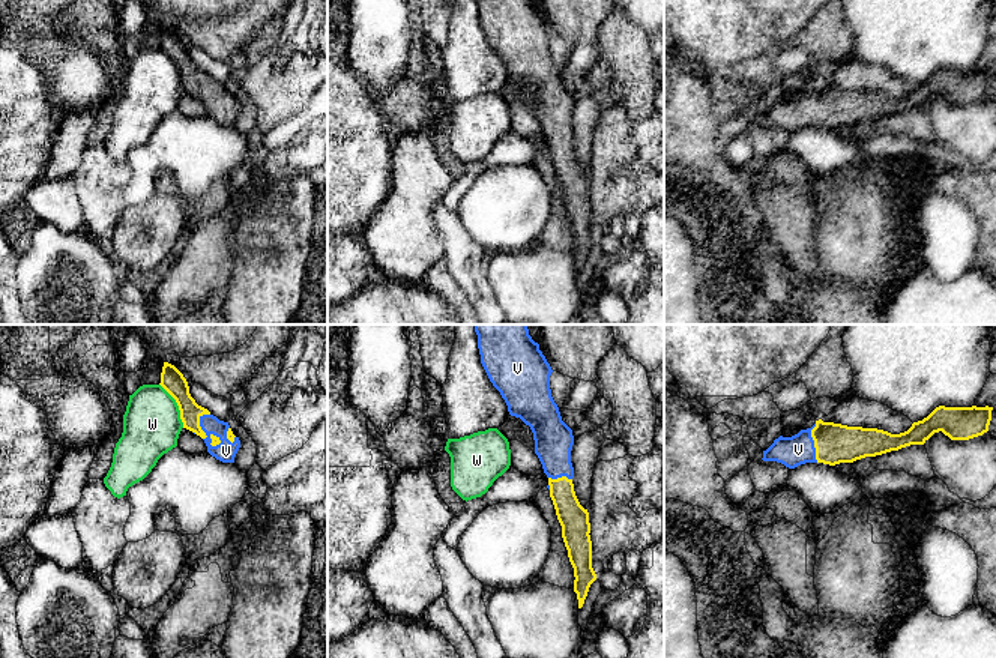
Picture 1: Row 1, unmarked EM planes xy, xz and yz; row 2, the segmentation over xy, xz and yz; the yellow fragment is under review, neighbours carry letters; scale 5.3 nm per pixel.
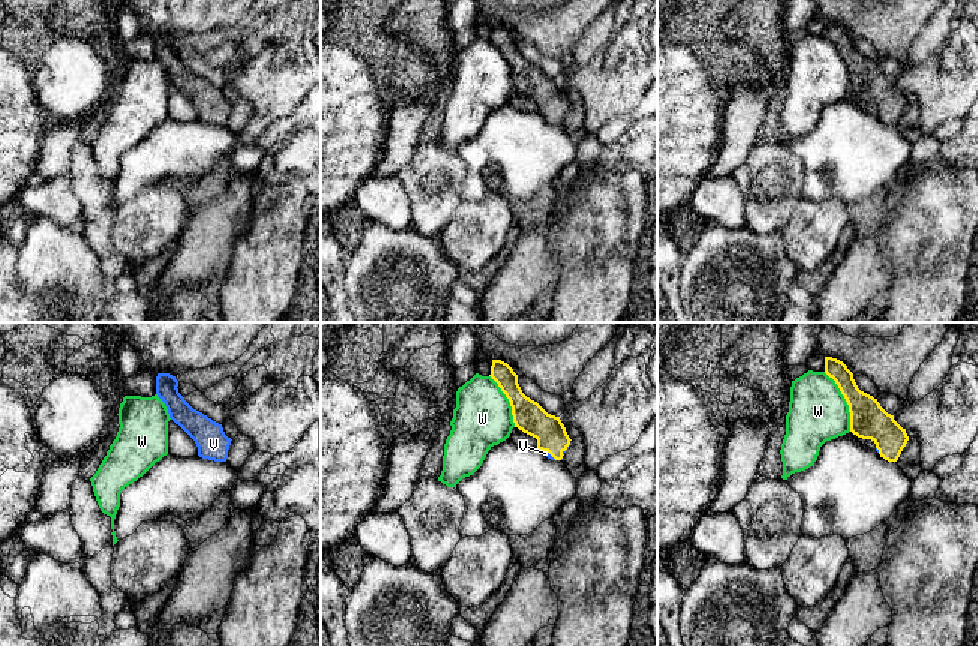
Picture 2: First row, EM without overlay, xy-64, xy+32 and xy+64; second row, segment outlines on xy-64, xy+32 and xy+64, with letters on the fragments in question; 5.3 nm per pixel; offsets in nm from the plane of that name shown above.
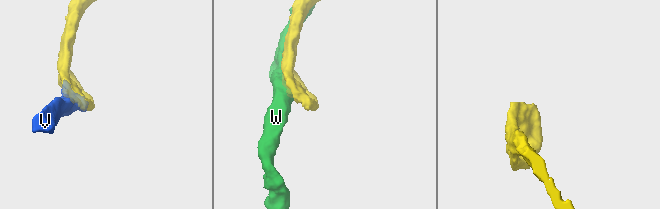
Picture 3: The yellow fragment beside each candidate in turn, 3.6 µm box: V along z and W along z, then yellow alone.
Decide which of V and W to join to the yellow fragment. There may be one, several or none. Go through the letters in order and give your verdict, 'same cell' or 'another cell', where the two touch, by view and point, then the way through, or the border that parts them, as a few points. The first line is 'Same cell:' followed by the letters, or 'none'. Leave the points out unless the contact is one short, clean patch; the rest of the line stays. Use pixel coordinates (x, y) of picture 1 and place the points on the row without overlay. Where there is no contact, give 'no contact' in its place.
Same cell: V
V: same cell; contact xy (203, 95)
W: another cell; contact xy (178, 68)

